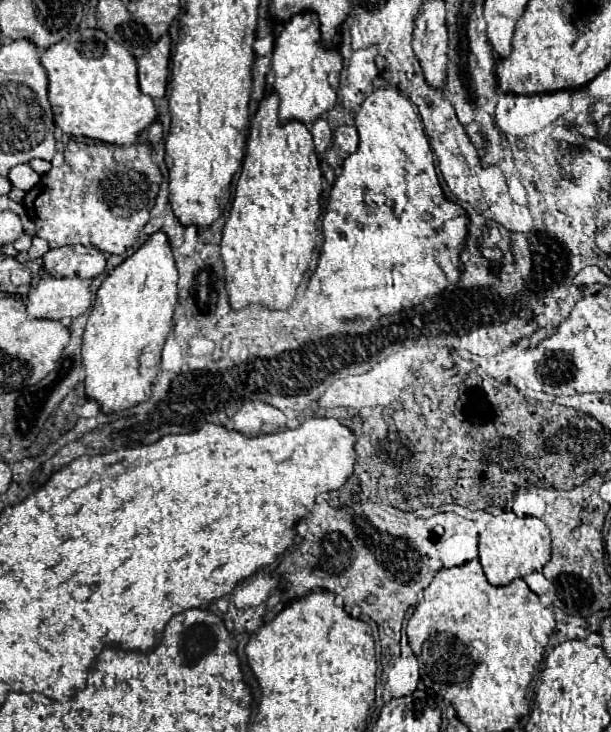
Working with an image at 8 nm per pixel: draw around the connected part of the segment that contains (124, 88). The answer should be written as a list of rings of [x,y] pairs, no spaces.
[[[95,28],[81,30],[79,40],[61,40],[41,56],[49,72],[49,102],[57,112],[57,124],[65,134],[87,136],[107,144],[133,144],[137,132],[147,128],[157,110],[153,98],[139,90],[137,62],[125,46]]]

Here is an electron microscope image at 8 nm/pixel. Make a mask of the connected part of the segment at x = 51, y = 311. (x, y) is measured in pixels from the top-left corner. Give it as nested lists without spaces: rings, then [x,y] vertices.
[[[45,276],[27,294],[27,312],[33,318],[77,318],[93,304],[91,282],[83,278],[53,278]]]

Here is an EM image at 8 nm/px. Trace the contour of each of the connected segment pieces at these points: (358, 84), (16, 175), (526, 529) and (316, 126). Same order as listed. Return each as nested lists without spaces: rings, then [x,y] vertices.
[[[367,46],[367,48],[355,50],[353,56],[349,58],[347,82],[341,88],[341,104],[343,104],[345,110],[355,110],[357,104],[367,94],[373,78],[379,76],[377,66],[373,62],[375,56],[377,56],[377,48]]]
[[[19,164],[13,170],[9,170],[7,178],[15,188],[21,188],[25,192],[29,192],[33,186],[37,186],[41,182],[41,178],[27,164]]]
[[[501,512],[491,518],[485,532],[479,534],[479,564],[491,586],[505,586],[515,578],[523,578],[541,568],[551,558],[549,528],[539,518],[517,518],[513,512]]]
[[[317,120],[309,126],[309,132],[313,136],[313,142],[315,142],[315,150],[317,154],[325,152],[329,146],[331,146],[331,128],[325,120]]]

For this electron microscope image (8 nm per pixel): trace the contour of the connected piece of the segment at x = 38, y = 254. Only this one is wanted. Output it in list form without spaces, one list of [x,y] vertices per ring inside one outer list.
[[[35,236],[35,238],[33,238],[33,246],[31,246],[31,250],[29,250],[29,256],[33,256],[33,258],[43,258],[47,252],[49,252],[49,244],[47,244],[43,238]]]

